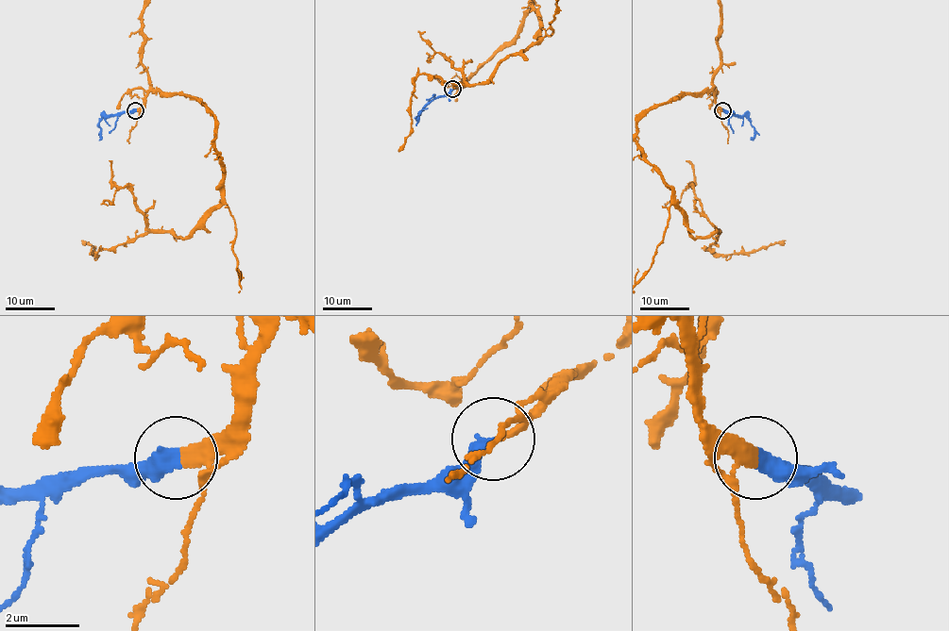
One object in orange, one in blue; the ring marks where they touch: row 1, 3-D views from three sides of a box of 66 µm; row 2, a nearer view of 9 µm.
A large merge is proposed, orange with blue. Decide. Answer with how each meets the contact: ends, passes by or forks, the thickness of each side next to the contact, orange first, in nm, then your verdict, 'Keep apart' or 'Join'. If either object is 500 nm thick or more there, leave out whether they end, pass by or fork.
At the ring orange passes by. At the ring blue ends. Thickness 200 nm (orange) against 420 nm. Join

